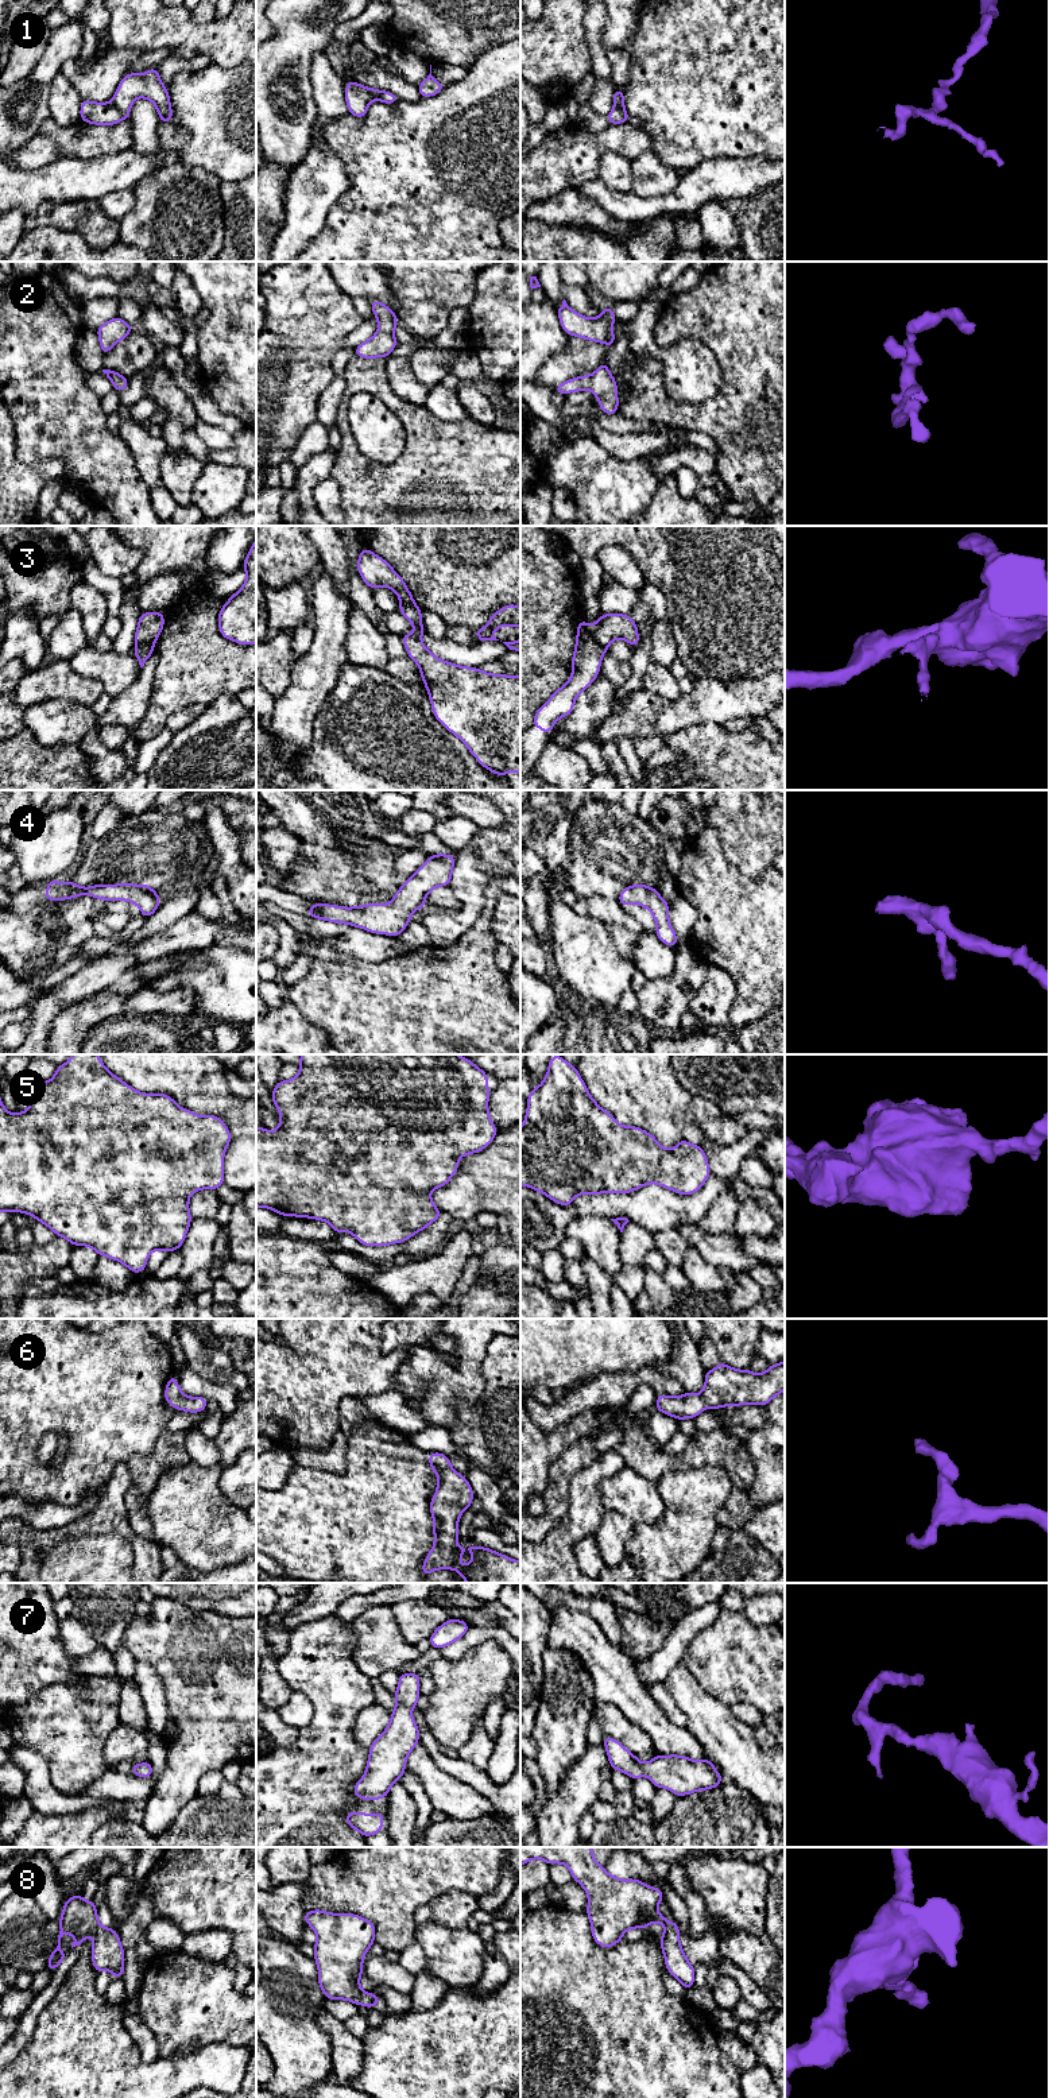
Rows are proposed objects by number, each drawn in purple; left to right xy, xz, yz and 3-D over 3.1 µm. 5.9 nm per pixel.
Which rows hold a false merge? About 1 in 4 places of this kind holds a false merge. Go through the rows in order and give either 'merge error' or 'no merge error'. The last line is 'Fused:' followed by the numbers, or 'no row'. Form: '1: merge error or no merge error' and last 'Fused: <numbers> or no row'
1: merge error
2: no merge error
3: merge error
4: no merge error
5: no merge error
6: no merge error
7: no merge error
8: no merge error
Fused: 1, 3

